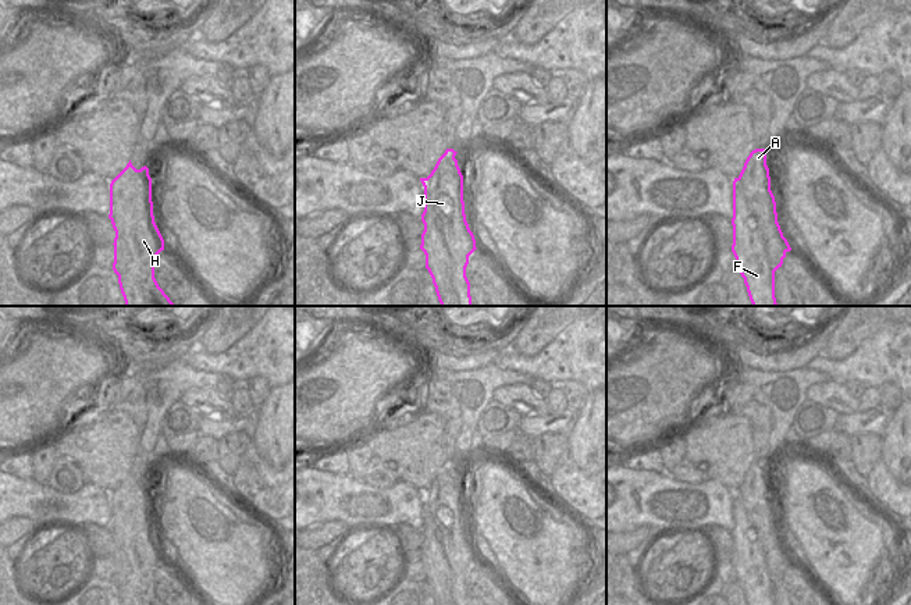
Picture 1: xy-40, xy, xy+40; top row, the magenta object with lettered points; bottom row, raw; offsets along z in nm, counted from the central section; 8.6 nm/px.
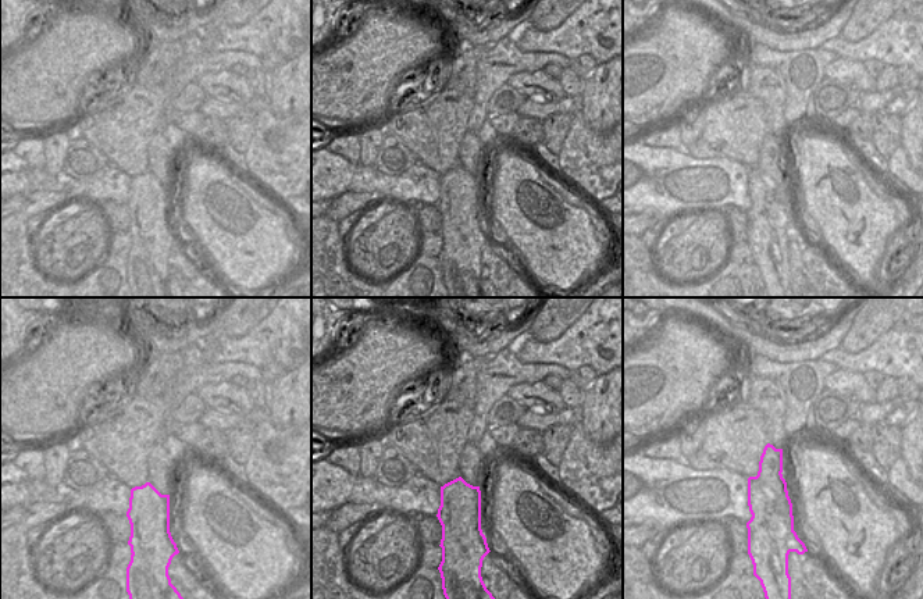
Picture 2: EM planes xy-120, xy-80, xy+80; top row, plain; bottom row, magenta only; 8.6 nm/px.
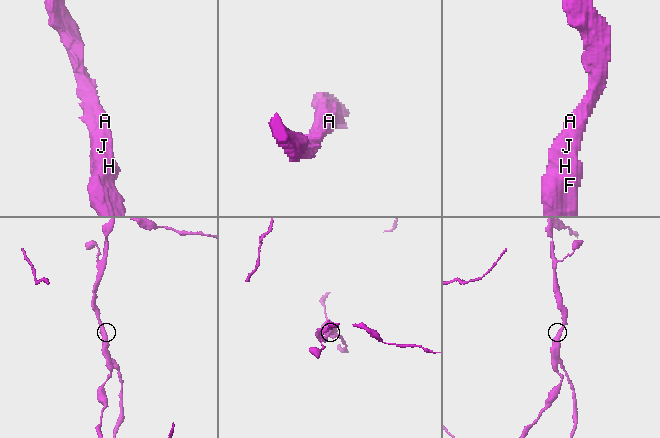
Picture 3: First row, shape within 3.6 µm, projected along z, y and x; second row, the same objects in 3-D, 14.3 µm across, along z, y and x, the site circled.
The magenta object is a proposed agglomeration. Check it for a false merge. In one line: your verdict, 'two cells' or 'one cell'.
two cells

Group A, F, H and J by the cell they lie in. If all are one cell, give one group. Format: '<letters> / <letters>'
A H J / F

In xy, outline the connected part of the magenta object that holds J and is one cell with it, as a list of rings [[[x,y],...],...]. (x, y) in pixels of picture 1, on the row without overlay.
[[[446,460],[427,490],[424,498],[424,522],[445,535],[442,551],[453,573],[452,595],[456,605],[470,605],[466,588],[469,567],[477,560],[469,540],[463,513],[463,487],[455,470],[458,463]]]

